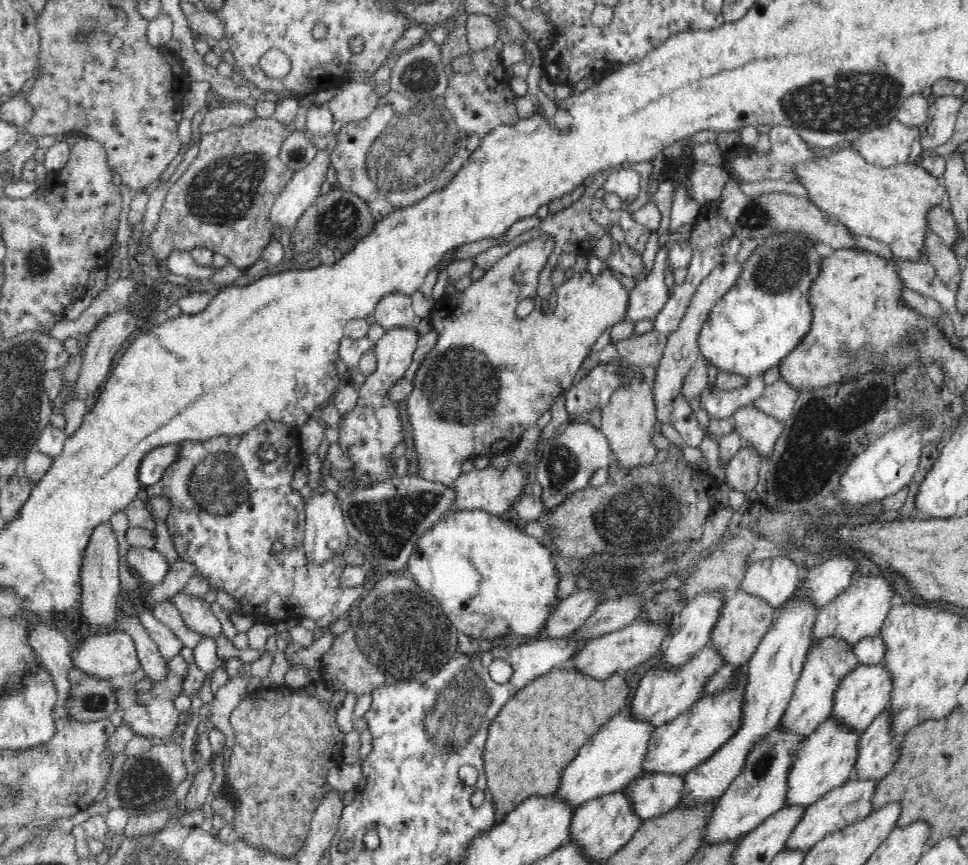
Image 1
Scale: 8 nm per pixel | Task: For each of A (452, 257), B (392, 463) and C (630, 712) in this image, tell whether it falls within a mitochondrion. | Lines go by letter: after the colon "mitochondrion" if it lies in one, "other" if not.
A: other
B: other
C: other

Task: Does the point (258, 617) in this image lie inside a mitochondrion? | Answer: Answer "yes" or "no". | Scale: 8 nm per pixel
no

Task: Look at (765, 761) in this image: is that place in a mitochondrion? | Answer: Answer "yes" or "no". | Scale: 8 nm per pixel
yes

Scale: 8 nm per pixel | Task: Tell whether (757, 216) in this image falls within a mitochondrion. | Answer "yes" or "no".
yes

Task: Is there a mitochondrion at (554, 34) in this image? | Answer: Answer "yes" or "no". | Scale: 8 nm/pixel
no

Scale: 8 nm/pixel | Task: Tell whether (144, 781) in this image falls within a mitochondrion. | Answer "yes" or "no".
yes

